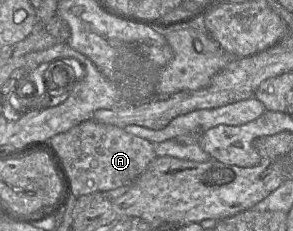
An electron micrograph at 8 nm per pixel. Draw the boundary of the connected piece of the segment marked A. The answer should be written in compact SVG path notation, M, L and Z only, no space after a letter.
M94 120L84 121L53 136L50 141L63 162L76 197L130 186L157 157L155 144L149 140L128 133L124 128Z

